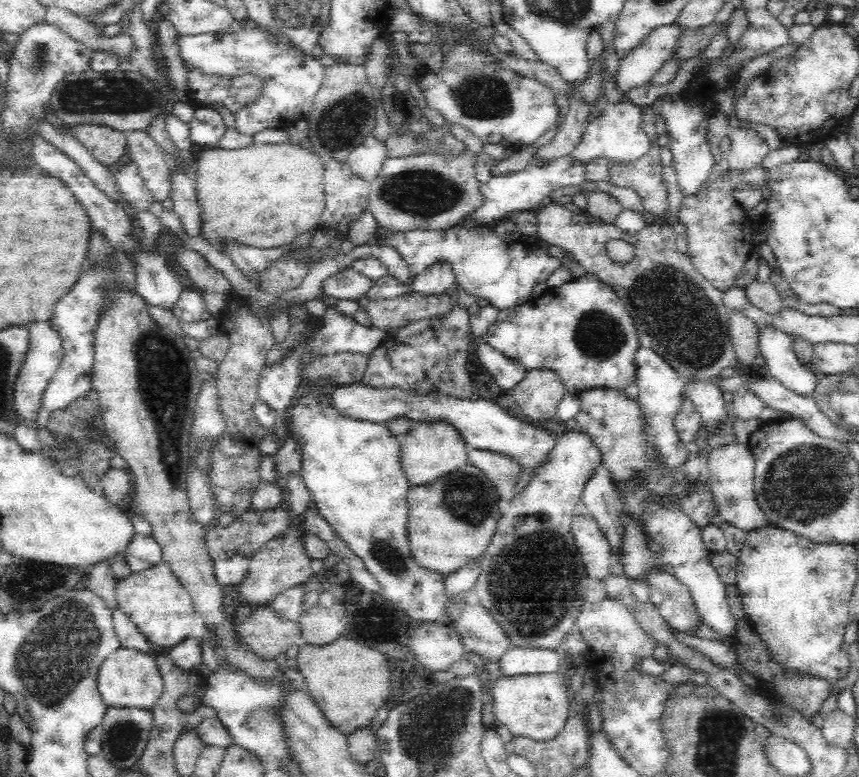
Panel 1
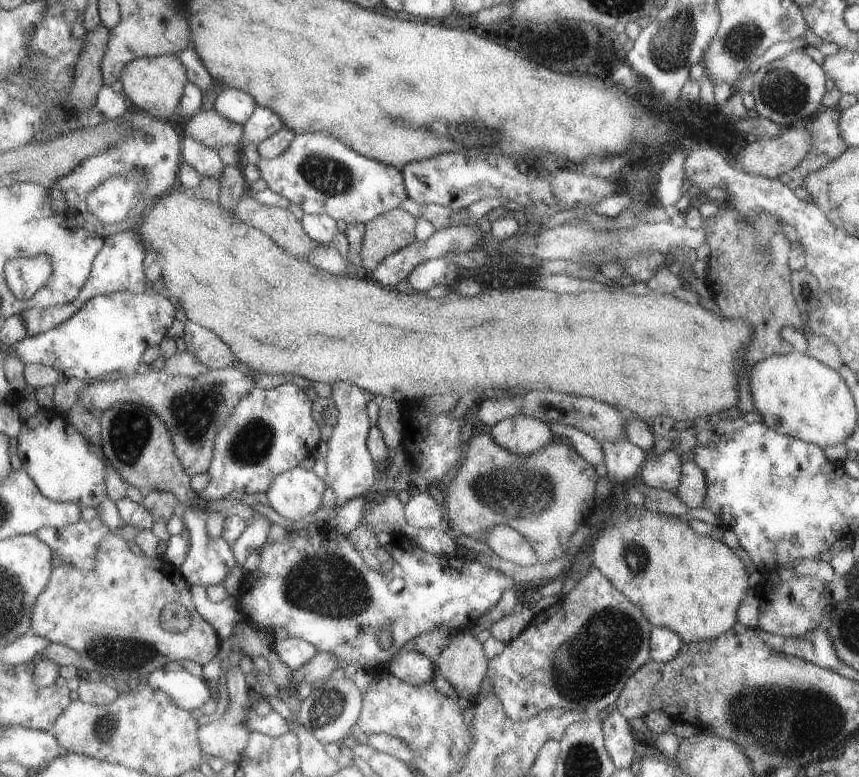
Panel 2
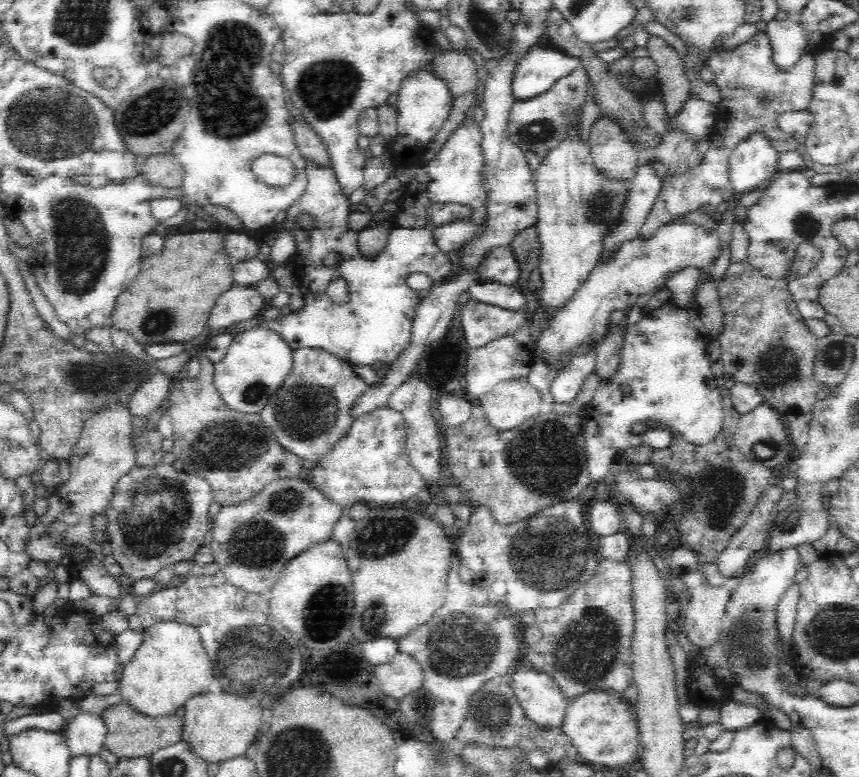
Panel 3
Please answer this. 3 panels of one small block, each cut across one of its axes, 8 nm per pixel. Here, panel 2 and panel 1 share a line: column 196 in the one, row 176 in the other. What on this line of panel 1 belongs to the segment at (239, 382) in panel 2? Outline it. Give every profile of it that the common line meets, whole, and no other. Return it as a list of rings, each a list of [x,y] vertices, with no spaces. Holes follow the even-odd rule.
[[[471,151],[455,157],[442,157],[434,153],[422,153],[389,158],[382,164],[380,174],[369,183],[369,212],[375,217],[380,230],[400,232],[404,230],[446,230],[467,222],[484,205],[481,183],[474,171],[476,154]]]

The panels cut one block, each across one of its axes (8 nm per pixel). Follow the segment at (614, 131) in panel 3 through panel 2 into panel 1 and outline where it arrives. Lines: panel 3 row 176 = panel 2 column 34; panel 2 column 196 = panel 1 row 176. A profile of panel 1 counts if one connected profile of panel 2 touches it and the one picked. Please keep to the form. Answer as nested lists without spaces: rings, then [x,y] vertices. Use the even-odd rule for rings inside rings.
[[[654,140],[648,152],[634,162],[608,162],[608,182],[620,188],[630,187],[636,190],[642,199],[645,212],[653,217],[665,218],[669,208],[668,192],[664,185],[659,157],[660,146]]]

